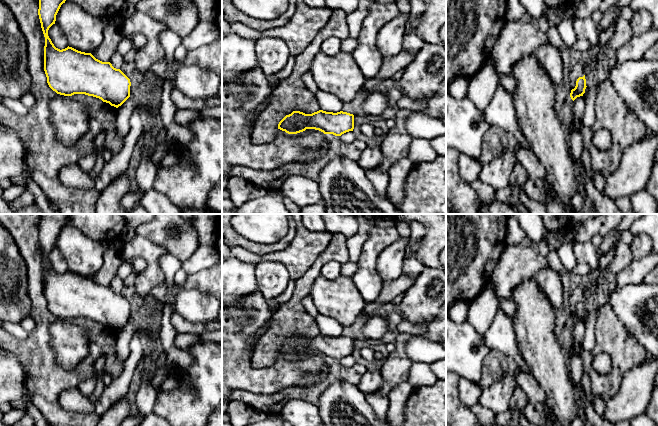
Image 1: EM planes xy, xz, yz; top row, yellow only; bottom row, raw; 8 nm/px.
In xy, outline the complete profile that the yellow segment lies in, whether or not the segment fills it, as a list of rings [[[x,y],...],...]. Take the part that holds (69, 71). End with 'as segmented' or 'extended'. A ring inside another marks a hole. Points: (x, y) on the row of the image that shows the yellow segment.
[[[39,0],[38,15],[45,37],[44,71],[49,87],[57,94],[72,96],[85,94],[101,99],[111,106],[118,108],[130,97],[130,79],[110,62],[102,62],[91,53],[78,51],[72,47],[58,49],[48,36],[49,28],[55,24],[56,15],[66,0]]]; as segmented

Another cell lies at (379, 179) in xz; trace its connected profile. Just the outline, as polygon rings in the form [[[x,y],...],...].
[[[379,167],[365,169],[365,172],[376,193],[380,197],[385,198],[390,179],[389,174],[380,170]]]

